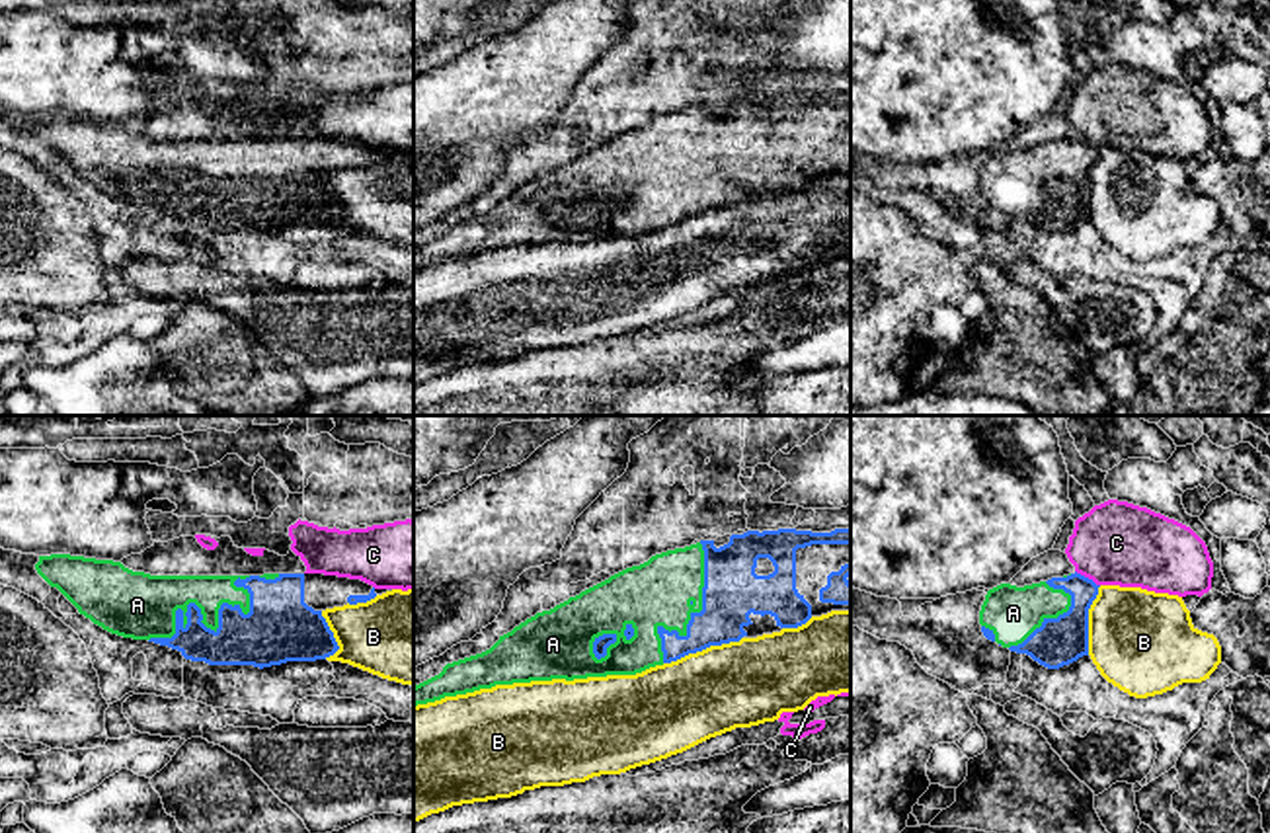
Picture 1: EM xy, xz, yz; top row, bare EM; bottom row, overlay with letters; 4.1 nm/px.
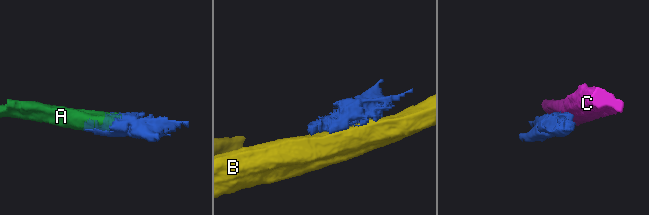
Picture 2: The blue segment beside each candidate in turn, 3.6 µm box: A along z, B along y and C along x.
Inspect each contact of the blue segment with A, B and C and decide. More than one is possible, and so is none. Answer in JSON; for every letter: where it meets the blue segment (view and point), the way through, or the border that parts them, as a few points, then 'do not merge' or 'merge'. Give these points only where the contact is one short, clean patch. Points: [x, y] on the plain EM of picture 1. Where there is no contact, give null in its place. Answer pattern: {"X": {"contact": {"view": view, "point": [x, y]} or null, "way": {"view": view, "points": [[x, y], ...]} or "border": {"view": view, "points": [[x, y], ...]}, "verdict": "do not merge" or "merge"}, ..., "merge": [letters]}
{"A": {"contact": {"view": "xy", "point": [217, 192]}, "verdict": "merge"}, "B": {"contact": {"view": "xz", "point": [703, 211]}, "verdict": "do not merge"}, "C": {"contact": {"view": "yz", "point": [1087, 141]}, "verdict": "do not merge"}, "merge": ["A"]}

